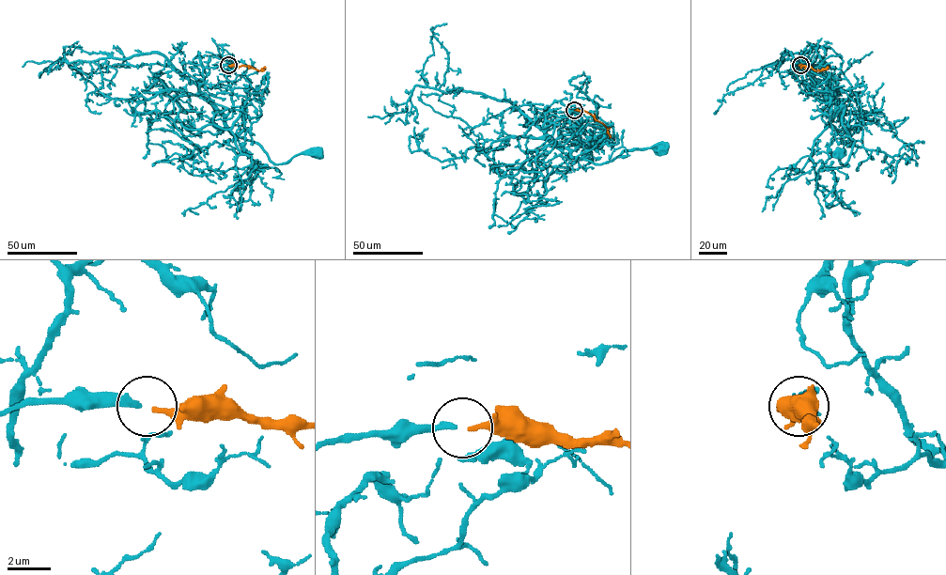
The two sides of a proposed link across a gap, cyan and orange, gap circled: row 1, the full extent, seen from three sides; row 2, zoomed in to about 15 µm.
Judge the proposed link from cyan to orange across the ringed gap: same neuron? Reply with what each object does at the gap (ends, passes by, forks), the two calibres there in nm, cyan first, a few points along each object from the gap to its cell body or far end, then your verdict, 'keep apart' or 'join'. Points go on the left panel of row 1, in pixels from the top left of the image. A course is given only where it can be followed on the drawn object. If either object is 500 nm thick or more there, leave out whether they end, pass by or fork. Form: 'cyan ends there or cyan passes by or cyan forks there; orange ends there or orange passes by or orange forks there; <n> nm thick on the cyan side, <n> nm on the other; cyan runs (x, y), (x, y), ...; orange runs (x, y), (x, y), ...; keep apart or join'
cyan ends there; orange ends there; 300 nm thick on the cyan side, 240 nm on the other; cyan runs (228, 65), (204, 68), (199, 90), (209, 100), (198, 96), (232, 132), (256, 142), (275, 163), (317, 153); orange runs (229, 65), (249, 66), (261, 70), (264, 68); join

